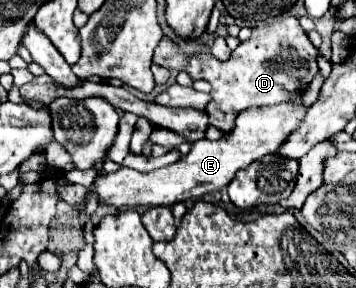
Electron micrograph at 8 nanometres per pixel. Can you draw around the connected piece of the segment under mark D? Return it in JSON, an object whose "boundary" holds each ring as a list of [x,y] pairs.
{"boundary":[[[288,16],[276,24],[254,26],[252,36],[240,42],[226,62],[214,58],[210,46],[206,44],[202,46],[200,54],[186,56],[182,50],[174,50],[174,40],[166,36],[154,50],[154,62],[168,70],[184,70],[192,76],[192,80],[208,80],[212,84],[212,100],[208,102],[206,114],[210,118],[210,124],[224,132],[232,130],[234,120],[242,110],[286,100],[298,86],[306,82],[310,84],[314,74],[318,72],[316,50],[298,24],[298,18],[294,16]]]}

